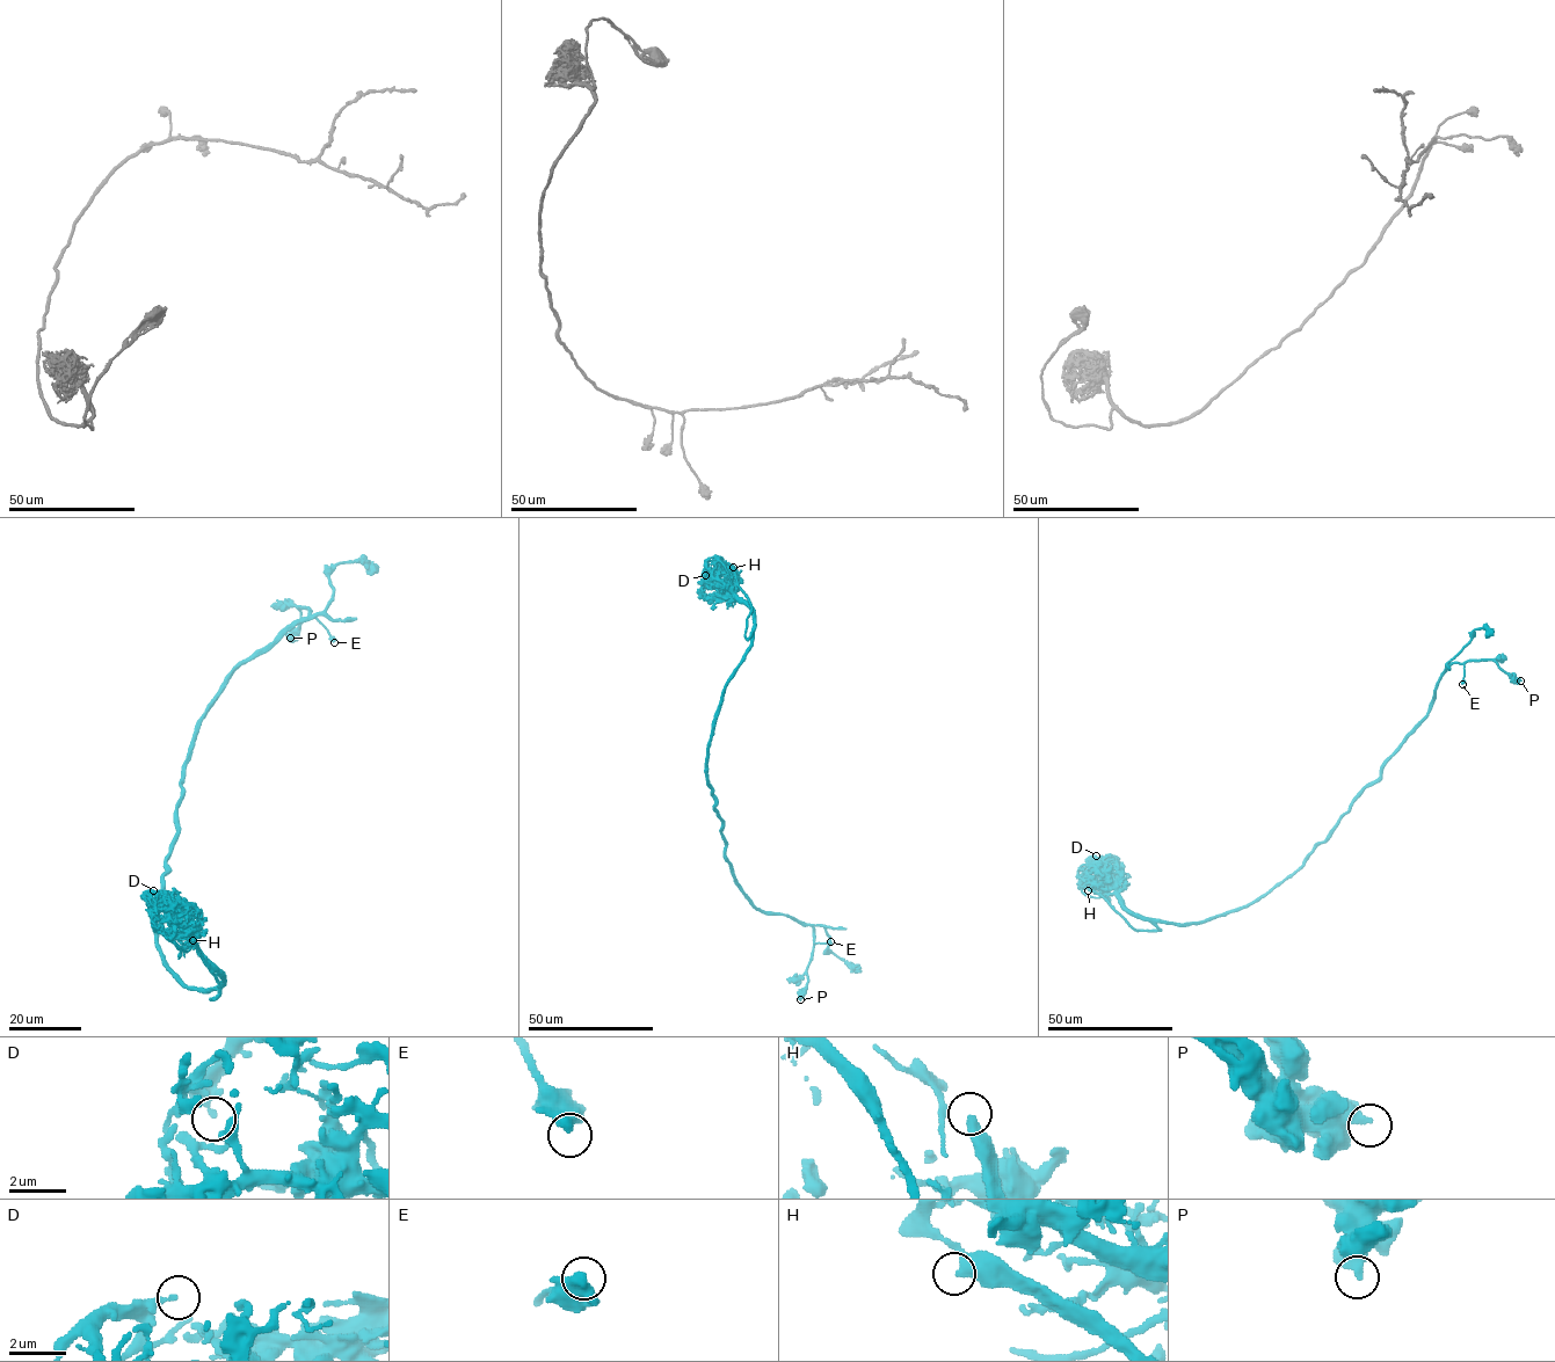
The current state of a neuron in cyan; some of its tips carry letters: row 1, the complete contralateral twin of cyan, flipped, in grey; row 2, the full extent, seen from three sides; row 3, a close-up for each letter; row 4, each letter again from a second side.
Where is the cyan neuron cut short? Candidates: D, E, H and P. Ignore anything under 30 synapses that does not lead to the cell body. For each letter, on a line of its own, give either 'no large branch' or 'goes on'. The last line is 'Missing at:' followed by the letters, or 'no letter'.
D: no large branch
E: no large branch
H: goes on
P: no large branch
Missing at: H

